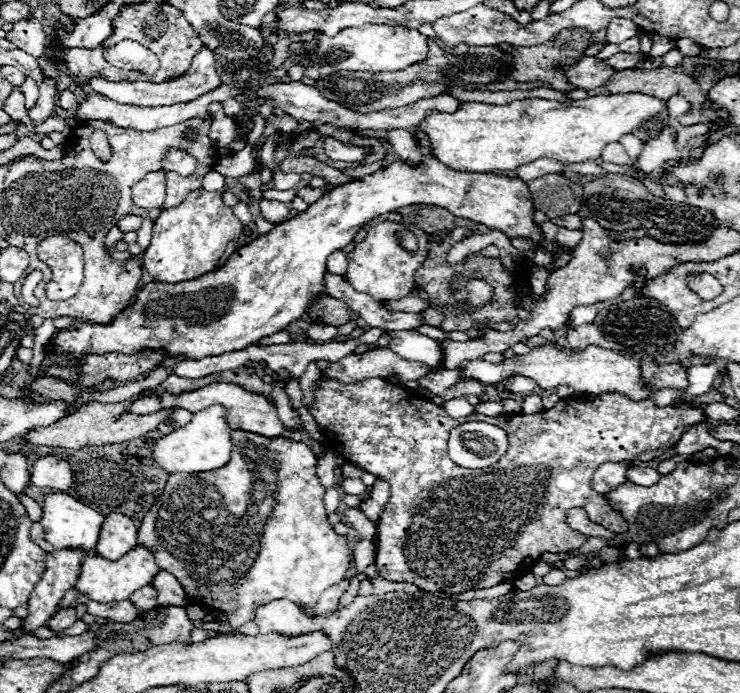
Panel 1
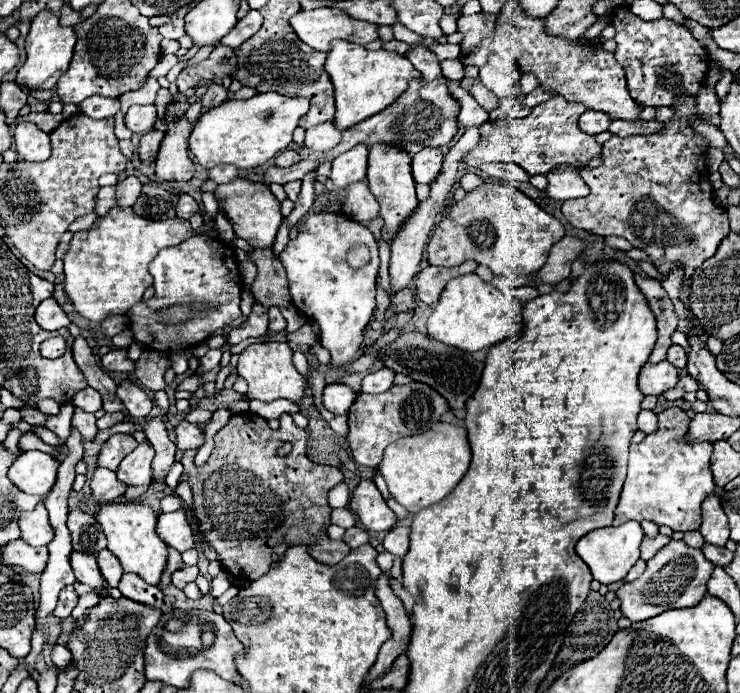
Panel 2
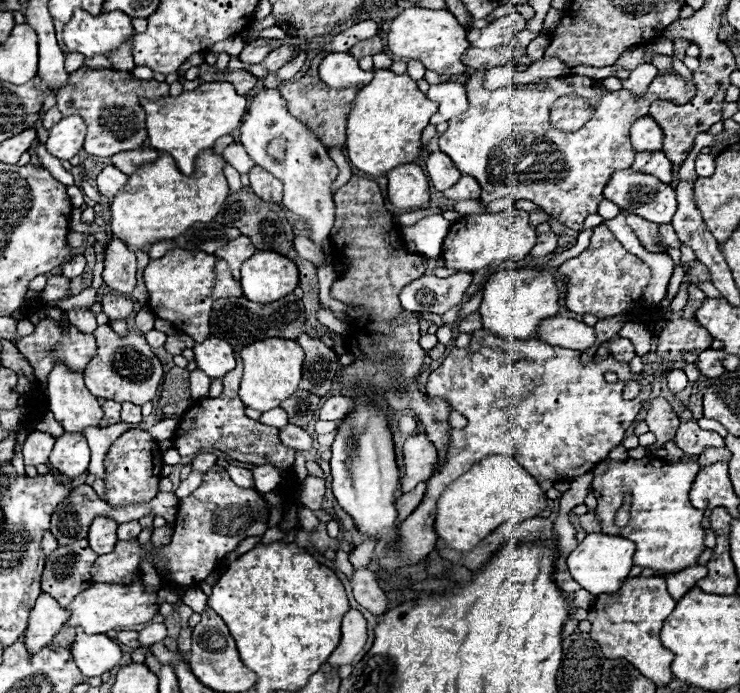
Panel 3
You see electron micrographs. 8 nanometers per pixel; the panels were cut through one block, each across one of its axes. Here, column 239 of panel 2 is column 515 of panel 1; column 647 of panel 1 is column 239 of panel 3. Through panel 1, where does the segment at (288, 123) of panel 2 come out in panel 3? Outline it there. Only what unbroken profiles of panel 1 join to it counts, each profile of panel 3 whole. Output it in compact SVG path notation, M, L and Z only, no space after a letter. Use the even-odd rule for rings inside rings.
M210 82L200 84L192 92L182 92L178 98L166 96L156 102L142 100L142 108L146 110L146 130L150 146L174 156L180 172L192 176L196 172L196 156L202 150L210 150L218 138L232 134L232 130L240 126L242 116L246 114L246 98L236 94L232 84Z

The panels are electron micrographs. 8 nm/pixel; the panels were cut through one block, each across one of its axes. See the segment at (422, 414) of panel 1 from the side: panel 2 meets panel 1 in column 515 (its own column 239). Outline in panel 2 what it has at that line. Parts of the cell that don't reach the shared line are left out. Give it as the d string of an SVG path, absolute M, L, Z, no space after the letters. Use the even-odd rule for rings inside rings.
M240 412L228 420L214 436L214 450L206 466L196 468L192 462L182 462L188 466L182 480L188 482L194 496L194 512L198 516L198 526L208 542L208 546L218 554L218 562L236 578L256 580L274 566L274 546L286 542L288 546L312 546L312 556L318 562L328 566L338 564L348 552L350 546L342 540L330 540L326 528L330 524L330 506L326 502L328 490L344 480L342 472L334 466L322 466L308 460L306 452L308 434L300 430L290 414L280 416L280 428L270 430L262 416L252 412ZM282 442L292 442L292 452L286 458L280 458L276 452Z

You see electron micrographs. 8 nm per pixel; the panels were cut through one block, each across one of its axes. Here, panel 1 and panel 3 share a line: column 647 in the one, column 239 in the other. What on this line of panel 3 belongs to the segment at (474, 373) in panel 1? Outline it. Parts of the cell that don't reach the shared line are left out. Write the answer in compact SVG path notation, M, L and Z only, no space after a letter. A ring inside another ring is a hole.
M286 338L260 340L244 348L240 352L240 358L244 364L244 374L242 374L238 396L248 408L266 412L270 408L280 406L280 402L292 396L292 392L298 388L298 382L302 376L304 352L294 340L286 340Z

